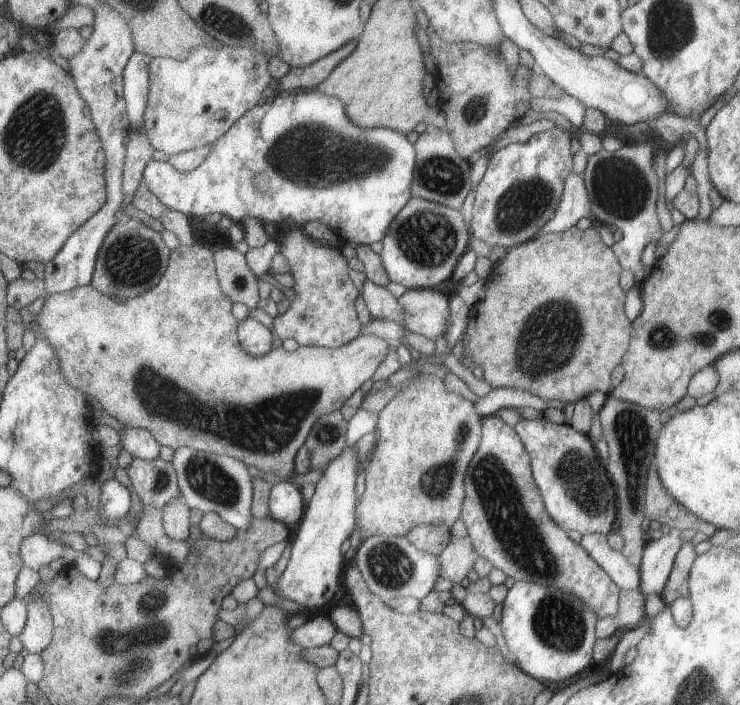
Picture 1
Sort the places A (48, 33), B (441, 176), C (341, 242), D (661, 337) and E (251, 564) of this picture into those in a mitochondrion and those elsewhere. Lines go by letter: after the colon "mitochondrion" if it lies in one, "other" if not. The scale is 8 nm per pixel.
A: other
B: mitochondrion
C: other
D: mitochondrion
E: other

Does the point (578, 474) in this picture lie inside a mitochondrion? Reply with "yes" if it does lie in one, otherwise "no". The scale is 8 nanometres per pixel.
yes

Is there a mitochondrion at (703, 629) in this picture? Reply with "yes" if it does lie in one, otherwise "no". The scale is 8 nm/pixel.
no

